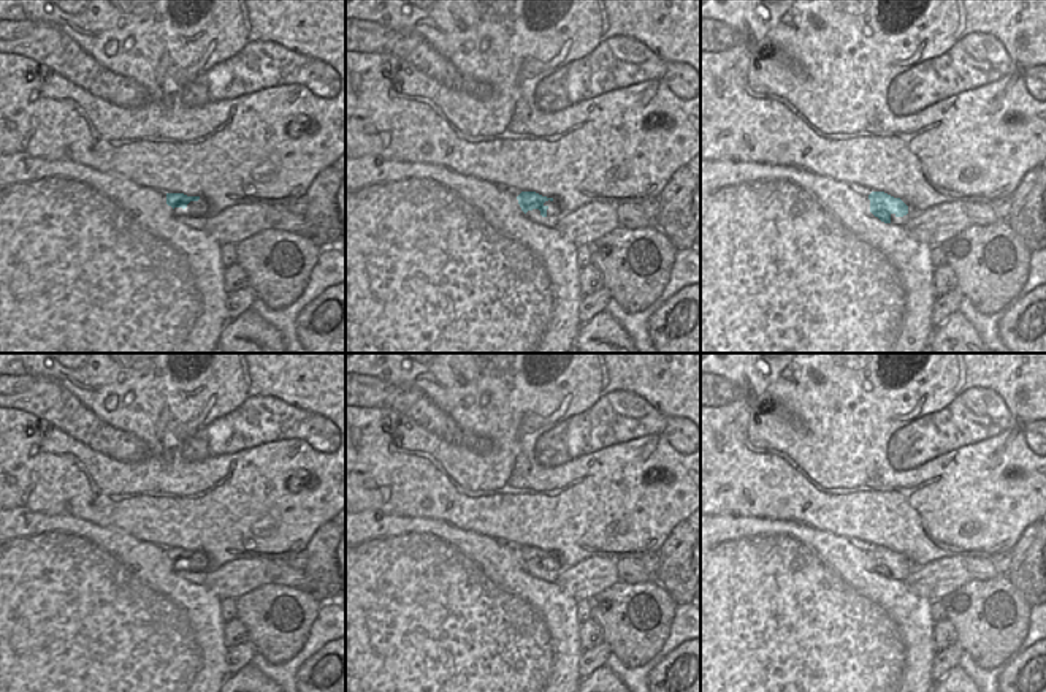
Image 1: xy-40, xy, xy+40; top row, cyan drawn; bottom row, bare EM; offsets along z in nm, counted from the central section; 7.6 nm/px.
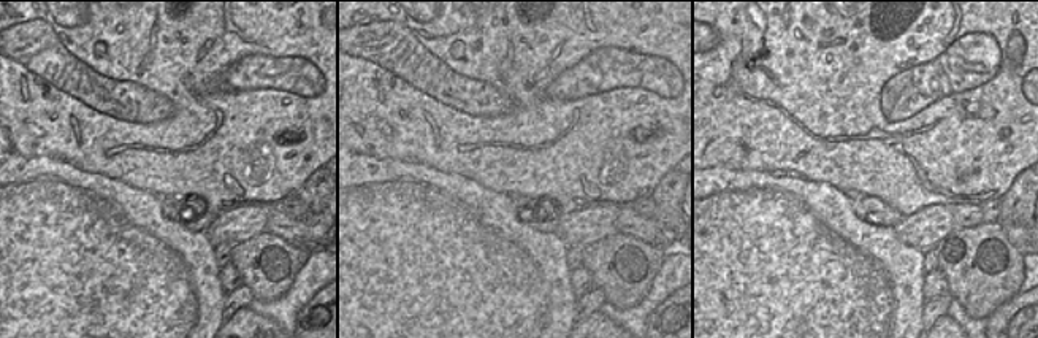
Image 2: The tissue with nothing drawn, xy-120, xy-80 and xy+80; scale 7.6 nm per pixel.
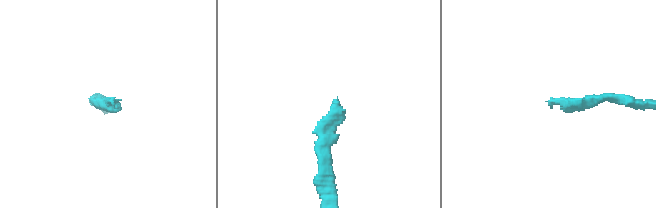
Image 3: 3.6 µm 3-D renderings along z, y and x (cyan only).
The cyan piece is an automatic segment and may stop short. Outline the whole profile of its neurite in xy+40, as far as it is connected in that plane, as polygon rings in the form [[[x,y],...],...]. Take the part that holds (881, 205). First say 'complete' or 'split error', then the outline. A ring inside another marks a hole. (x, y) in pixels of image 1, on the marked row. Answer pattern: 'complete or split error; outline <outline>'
split error; outline [[[872,192],[868,200],[870,212],[884,223],[905,225],[911,217],[911,211],[900,198],[884,192]]]

